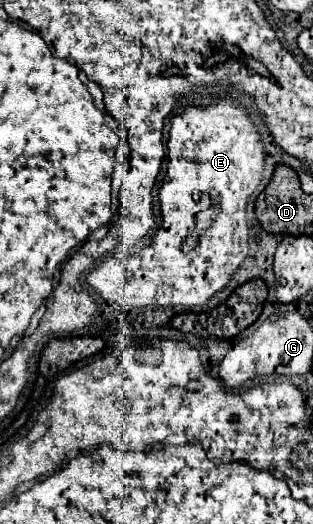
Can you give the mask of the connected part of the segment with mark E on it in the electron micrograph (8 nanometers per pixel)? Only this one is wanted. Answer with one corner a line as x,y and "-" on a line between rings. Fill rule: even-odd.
222,99
222,101
218,101
218,103
214,103
214,105
210,105
210,107
206,107
206,109
200,109
200,107
188,107
186,111
182,111
182,113
178,113
178,115
174,115
172,117
172,129
170,129
170,133
172,133
172,137
168,139
168,163
166,169
166,177
164,177
164,183
162,183
162,187
160,187
160,211
162,211
162,225
159,225
157,229
154,225
154,229
150,231
150,235
146,235
144,239
142,239
141,243
138,246
138,243
132,247
124,247
124,245
119,244
115,250
106,255
104,258
99,259
95,262
94,266
84,273
85,281
91,287
96,289
96,293
99,294
106,303
109,305
115,304
120,305
120,307
124,307
124,309
134,309
134,307
145,307
145,306
183,306
186,308
193,307
204,307
208,303
208,299
216,293
216,291
220,291
228,281
230,281
230,275
240,267
240,263
246,259
246,255
248,255
248,225
246,225
246,205
250,194
253,194
256,190
257,186
261,181
261,175
264,170
264,146
260,145
260,137
258,137
258,133
256,133
256,129
254,129
254,125
248,121
248,117
246,117
246,113
240,109
240,107
236,107
234,103
232,103
232,99
-
194,191
200,191
200,199
198,201
194,201
194,197
192,197
192,193
-
210,203
218,203
216,205
216,217
212,219
212,225
198,237
198,243
192,247
192,249
188,249
188,251
184,251
182,249
182,245
186,245
186,241
188,241
188,237
196,231
196,223
198,223
198,213
202,213
202,211
206,211
208,207
210,207

